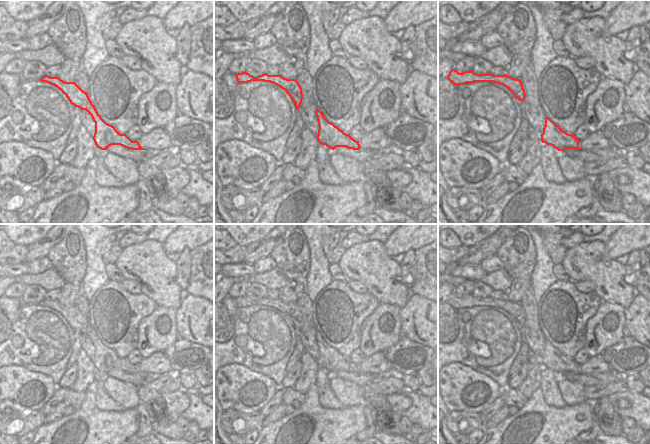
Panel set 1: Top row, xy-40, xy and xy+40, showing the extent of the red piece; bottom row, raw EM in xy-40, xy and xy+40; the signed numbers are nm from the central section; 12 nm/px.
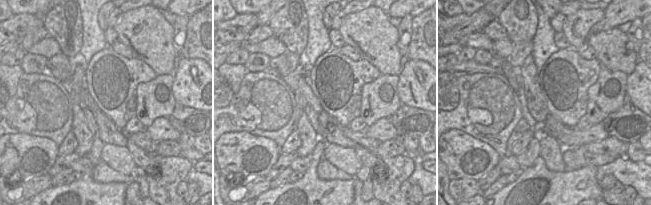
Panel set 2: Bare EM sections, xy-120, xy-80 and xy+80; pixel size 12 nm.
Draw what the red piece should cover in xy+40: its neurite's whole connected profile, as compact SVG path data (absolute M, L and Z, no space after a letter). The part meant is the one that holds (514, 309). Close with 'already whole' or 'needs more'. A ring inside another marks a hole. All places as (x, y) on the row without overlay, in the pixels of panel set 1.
M452 293L447 303L452 306L454 309L464 309L466 307L474 307L474 306L494 306L508 312L515 322L520 325L525 324L525 314L523 312L523 308L520 303L515 303L507 298L504 299L494 299L494 298L476 298L473 295L464 295L459 297L457 294Z; already whole

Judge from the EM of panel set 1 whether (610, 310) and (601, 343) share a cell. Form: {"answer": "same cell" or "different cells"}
{"answer": "same cell"}

